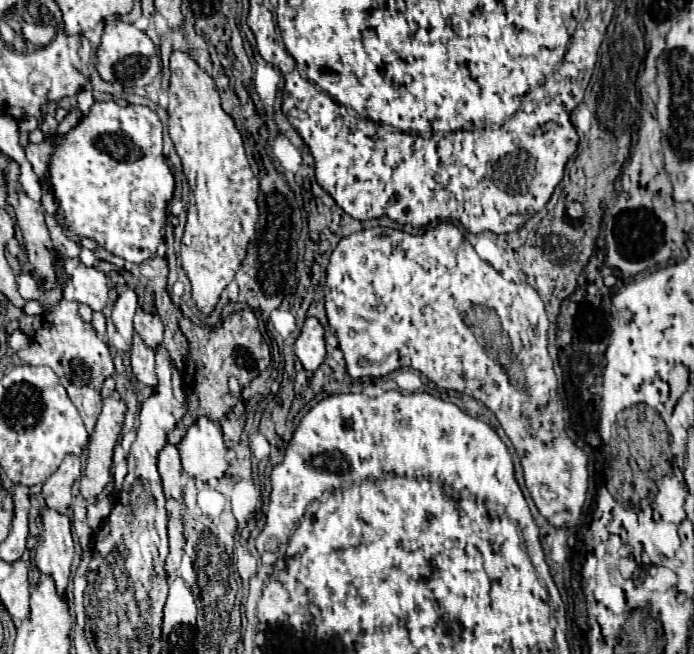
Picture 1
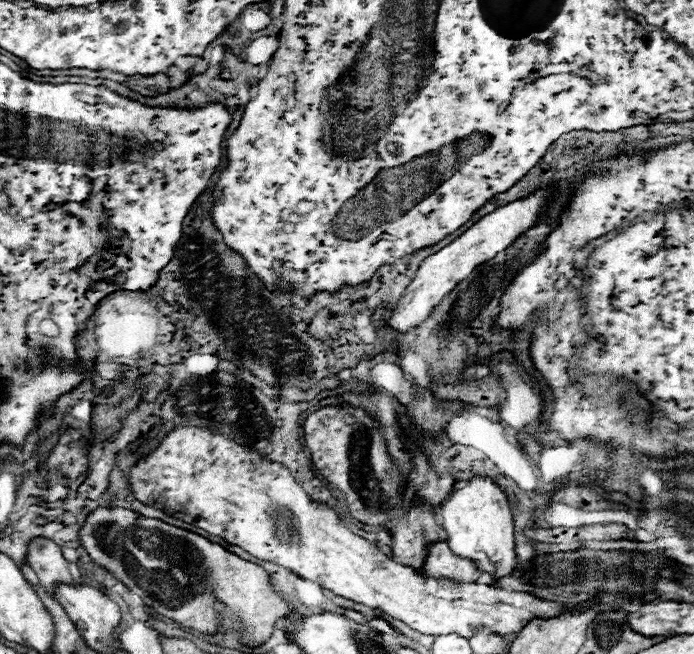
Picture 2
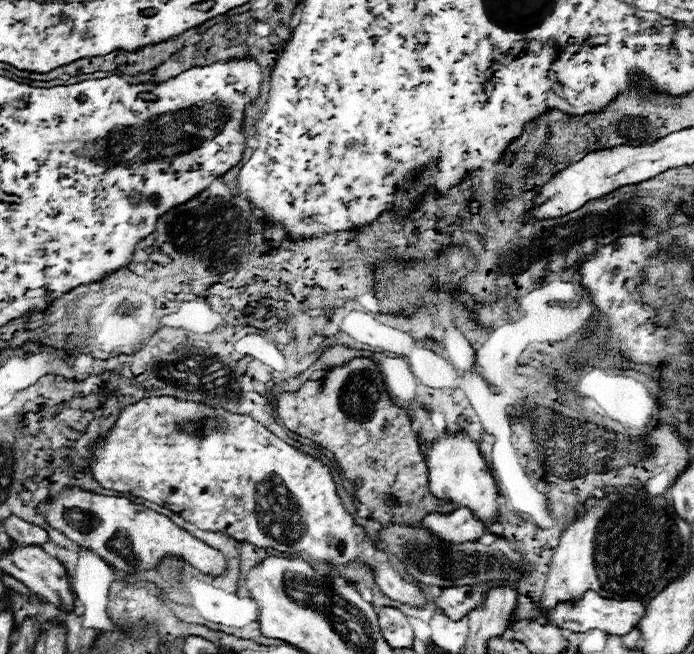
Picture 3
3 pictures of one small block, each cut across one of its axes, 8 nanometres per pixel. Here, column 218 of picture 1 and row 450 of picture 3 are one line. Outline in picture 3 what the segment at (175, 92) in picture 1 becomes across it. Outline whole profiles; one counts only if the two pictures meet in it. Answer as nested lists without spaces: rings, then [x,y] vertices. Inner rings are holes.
[[[172,396],[140,400],[122,410],[108,438],[96,446],[92,472],[104,488],[168,506],[172,512],[182,512],[184,520],[196,524],[200,530],[220,532],[260,548],[274,548],[284,556],[298,556],[304,552],[314,564],[328,562],[338,566],[352,560],[368,564],[374,570],[374,580],[380,592],[390,600],[414,608],[426,606],[426,596],[418,584],[406,582],[390,564],[386,552],[366,536],[362,526],[354,524],[354,518],[344,508],[342,498],[336,492],[330,470],[318,458],[306,456],[282,442],[250,416],[232,414],[206,404],[180,402]]]

